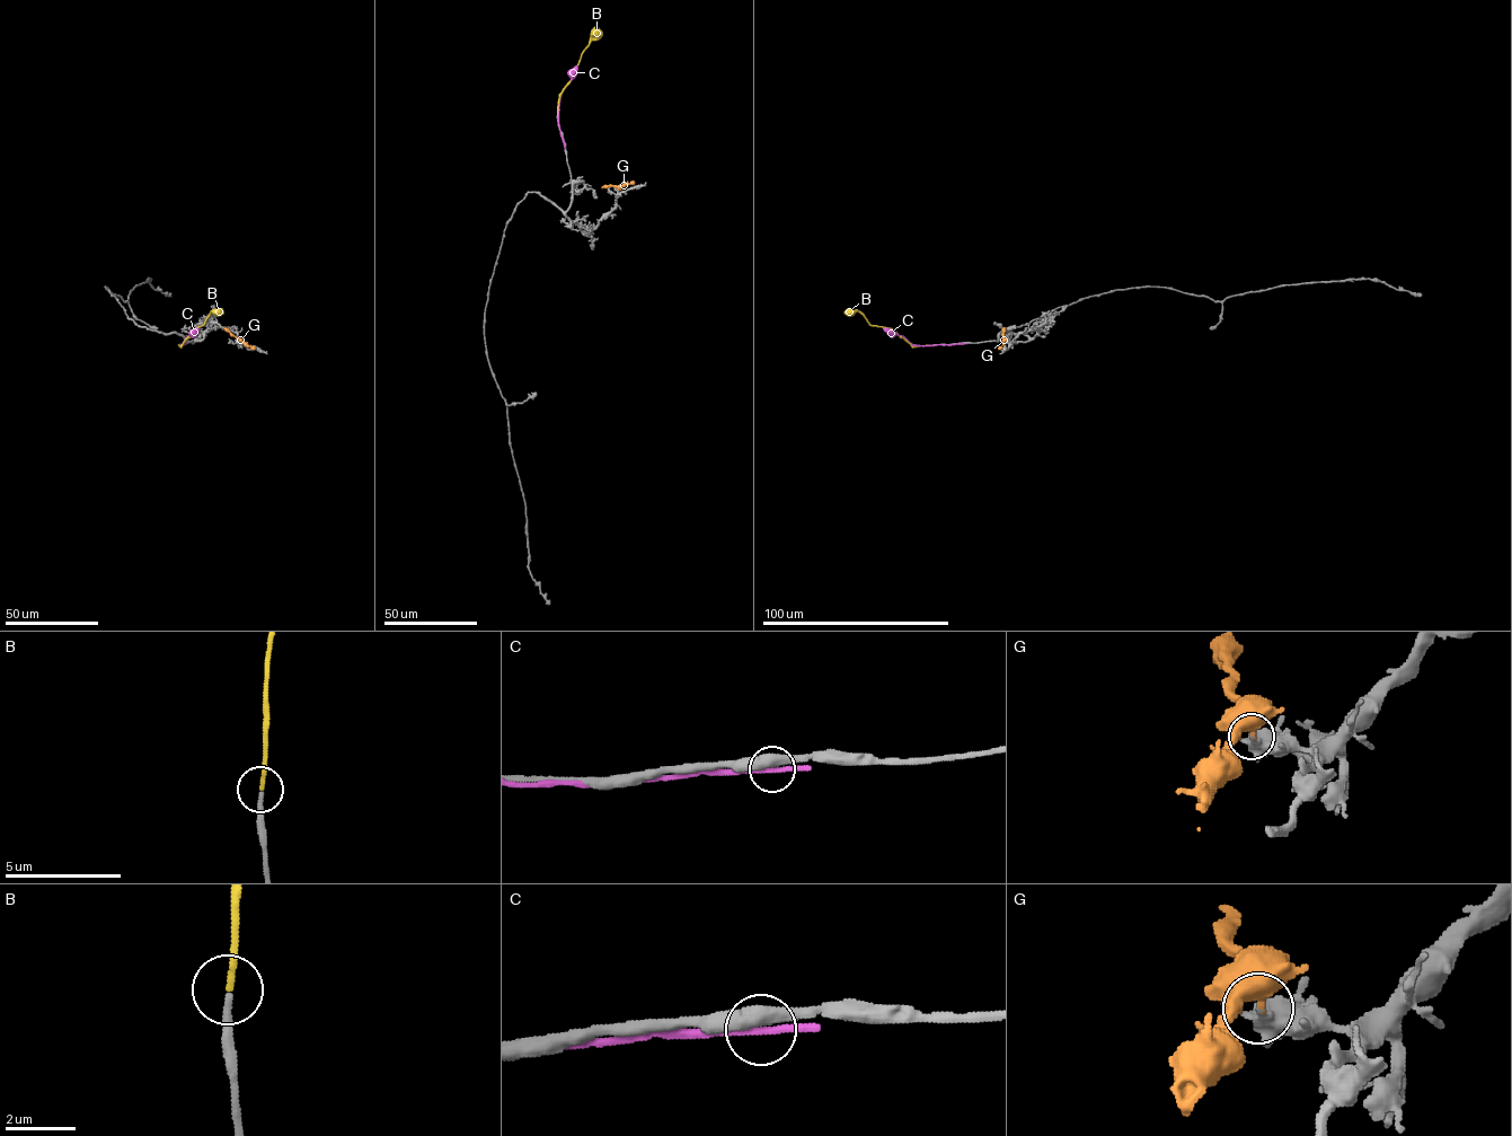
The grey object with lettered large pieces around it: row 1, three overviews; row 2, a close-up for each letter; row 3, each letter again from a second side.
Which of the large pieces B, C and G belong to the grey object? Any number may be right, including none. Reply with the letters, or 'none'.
B

